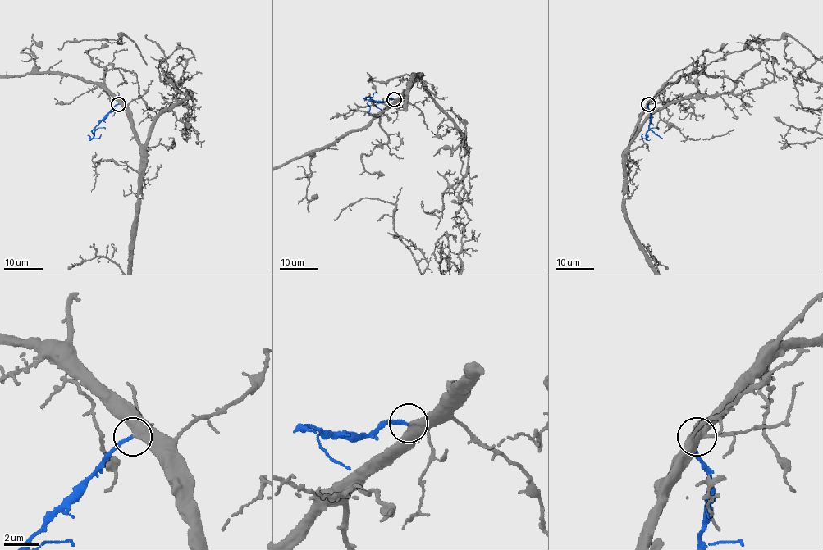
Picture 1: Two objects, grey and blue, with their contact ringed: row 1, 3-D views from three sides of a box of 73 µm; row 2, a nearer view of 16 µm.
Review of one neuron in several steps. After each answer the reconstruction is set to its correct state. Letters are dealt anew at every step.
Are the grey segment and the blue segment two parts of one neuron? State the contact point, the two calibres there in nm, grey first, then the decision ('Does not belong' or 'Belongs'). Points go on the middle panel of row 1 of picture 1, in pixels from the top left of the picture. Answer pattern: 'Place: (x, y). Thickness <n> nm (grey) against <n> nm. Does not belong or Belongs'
Place: (394, 99). Thickness 600 nm (grey) against 200 nm. Belongs

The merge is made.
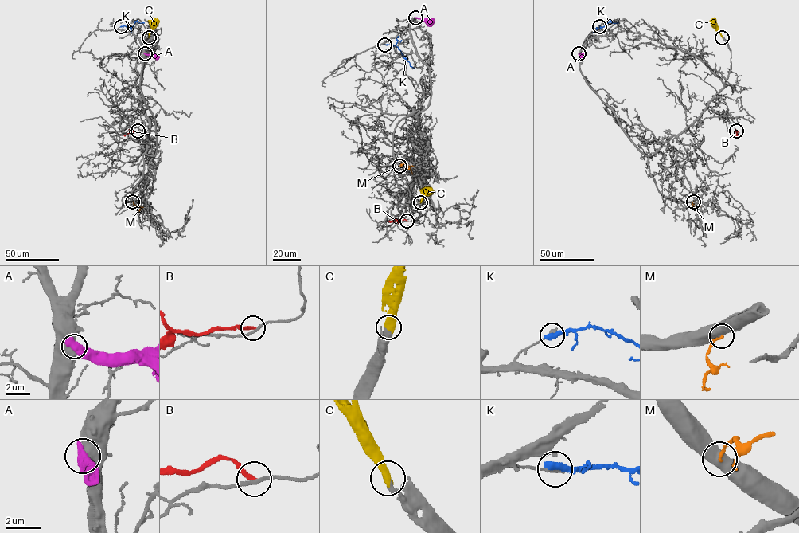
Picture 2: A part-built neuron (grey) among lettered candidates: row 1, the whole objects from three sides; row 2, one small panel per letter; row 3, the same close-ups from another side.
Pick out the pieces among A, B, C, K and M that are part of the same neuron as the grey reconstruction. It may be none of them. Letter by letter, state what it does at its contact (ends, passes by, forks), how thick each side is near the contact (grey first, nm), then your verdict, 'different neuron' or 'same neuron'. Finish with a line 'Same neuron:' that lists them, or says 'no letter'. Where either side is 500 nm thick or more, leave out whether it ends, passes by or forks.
A: 950 nm thick on the grey side, 650 nm on the other; different neuron
B: it ends there; 190 nm thick on the grey side, 240 nm on the other; different neuron
C: 400 nm thick on the grey side, 550 nm on the other; same neuron
K: 190 nm thick on the grey side, 500 nm on the other; different neuron
M: 550 nm thick on the grey side, 160 nm on the other; different neuron
Same neuron: C

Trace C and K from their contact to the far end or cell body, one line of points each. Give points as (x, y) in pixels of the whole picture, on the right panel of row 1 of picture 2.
C: (722, 37), (712, 18)
K: (600, 26), (603, 27), (609, 21), (617, 22)

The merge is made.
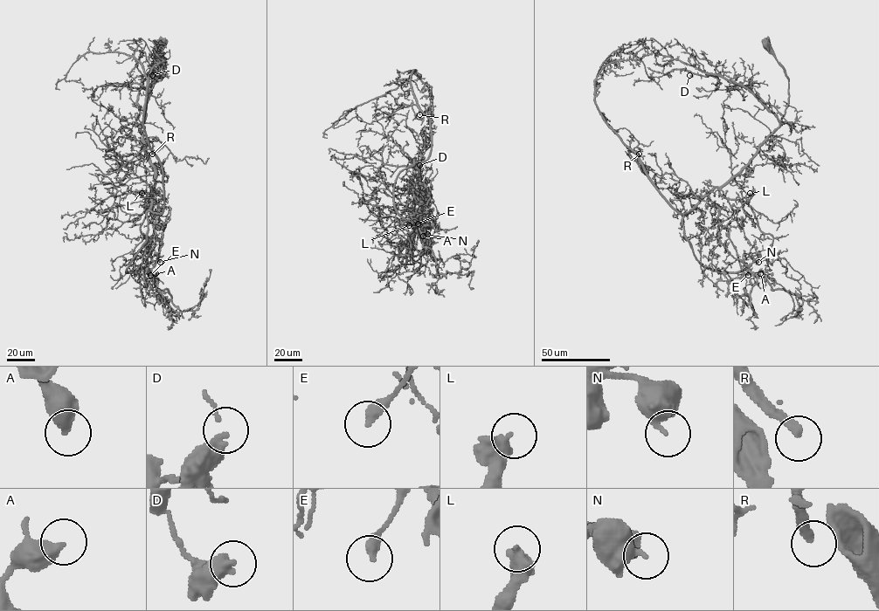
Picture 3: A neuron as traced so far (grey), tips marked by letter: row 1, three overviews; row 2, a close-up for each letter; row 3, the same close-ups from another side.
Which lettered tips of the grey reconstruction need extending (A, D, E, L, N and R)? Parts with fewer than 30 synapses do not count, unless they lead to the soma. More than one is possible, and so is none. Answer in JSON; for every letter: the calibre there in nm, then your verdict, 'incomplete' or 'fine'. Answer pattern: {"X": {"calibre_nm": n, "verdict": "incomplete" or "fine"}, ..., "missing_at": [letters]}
{"A": {"calibre_nm": 440, "verdict": "fine"}, "D": {"calibre_nm": 420, "verdict": "fine"}, "E": {"calibre_nm": 360, "verdict": "fine"}, "L": {"calibre_nm": 500, "verdict": "fine"}, "N": {"calibre_nm": 320, "verdict": "fine"}, "R": {"calibre_nm": 320, "verdict": "incomplete"}, "missing_at": ["R"]}

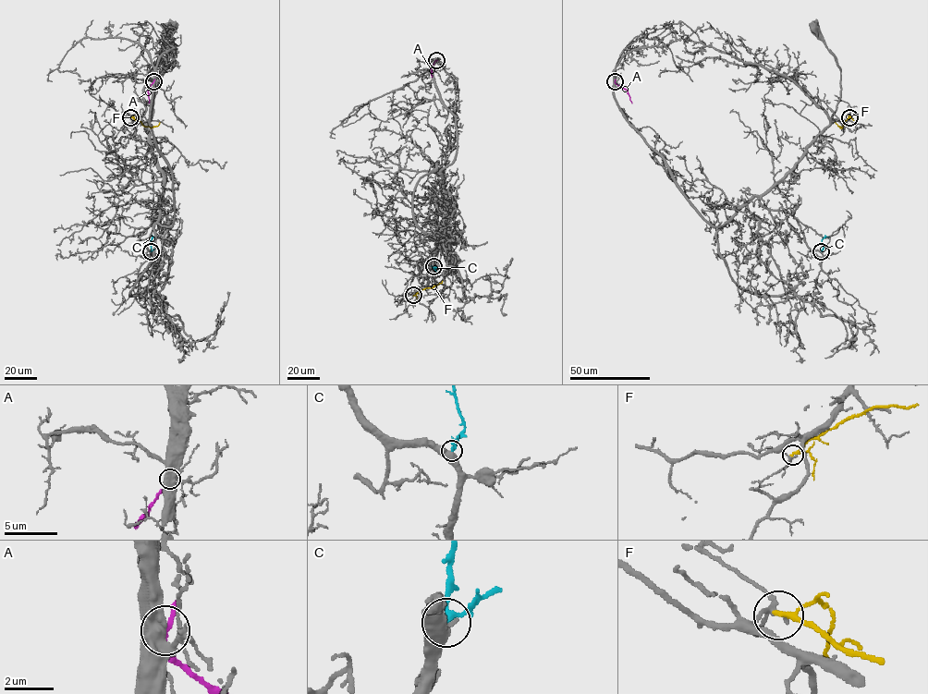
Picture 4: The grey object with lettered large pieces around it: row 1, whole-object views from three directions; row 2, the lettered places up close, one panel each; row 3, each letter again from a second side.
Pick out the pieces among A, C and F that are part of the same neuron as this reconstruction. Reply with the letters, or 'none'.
C

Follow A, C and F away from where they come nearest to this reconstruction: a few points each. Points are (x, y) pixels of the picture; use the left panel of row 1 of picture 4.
A: (153, 81), (148, 91), (148, 103)
C: (151, 251), (150, 243), (153, 237)
F: (130, 117), (151, 127), (160, 122)

